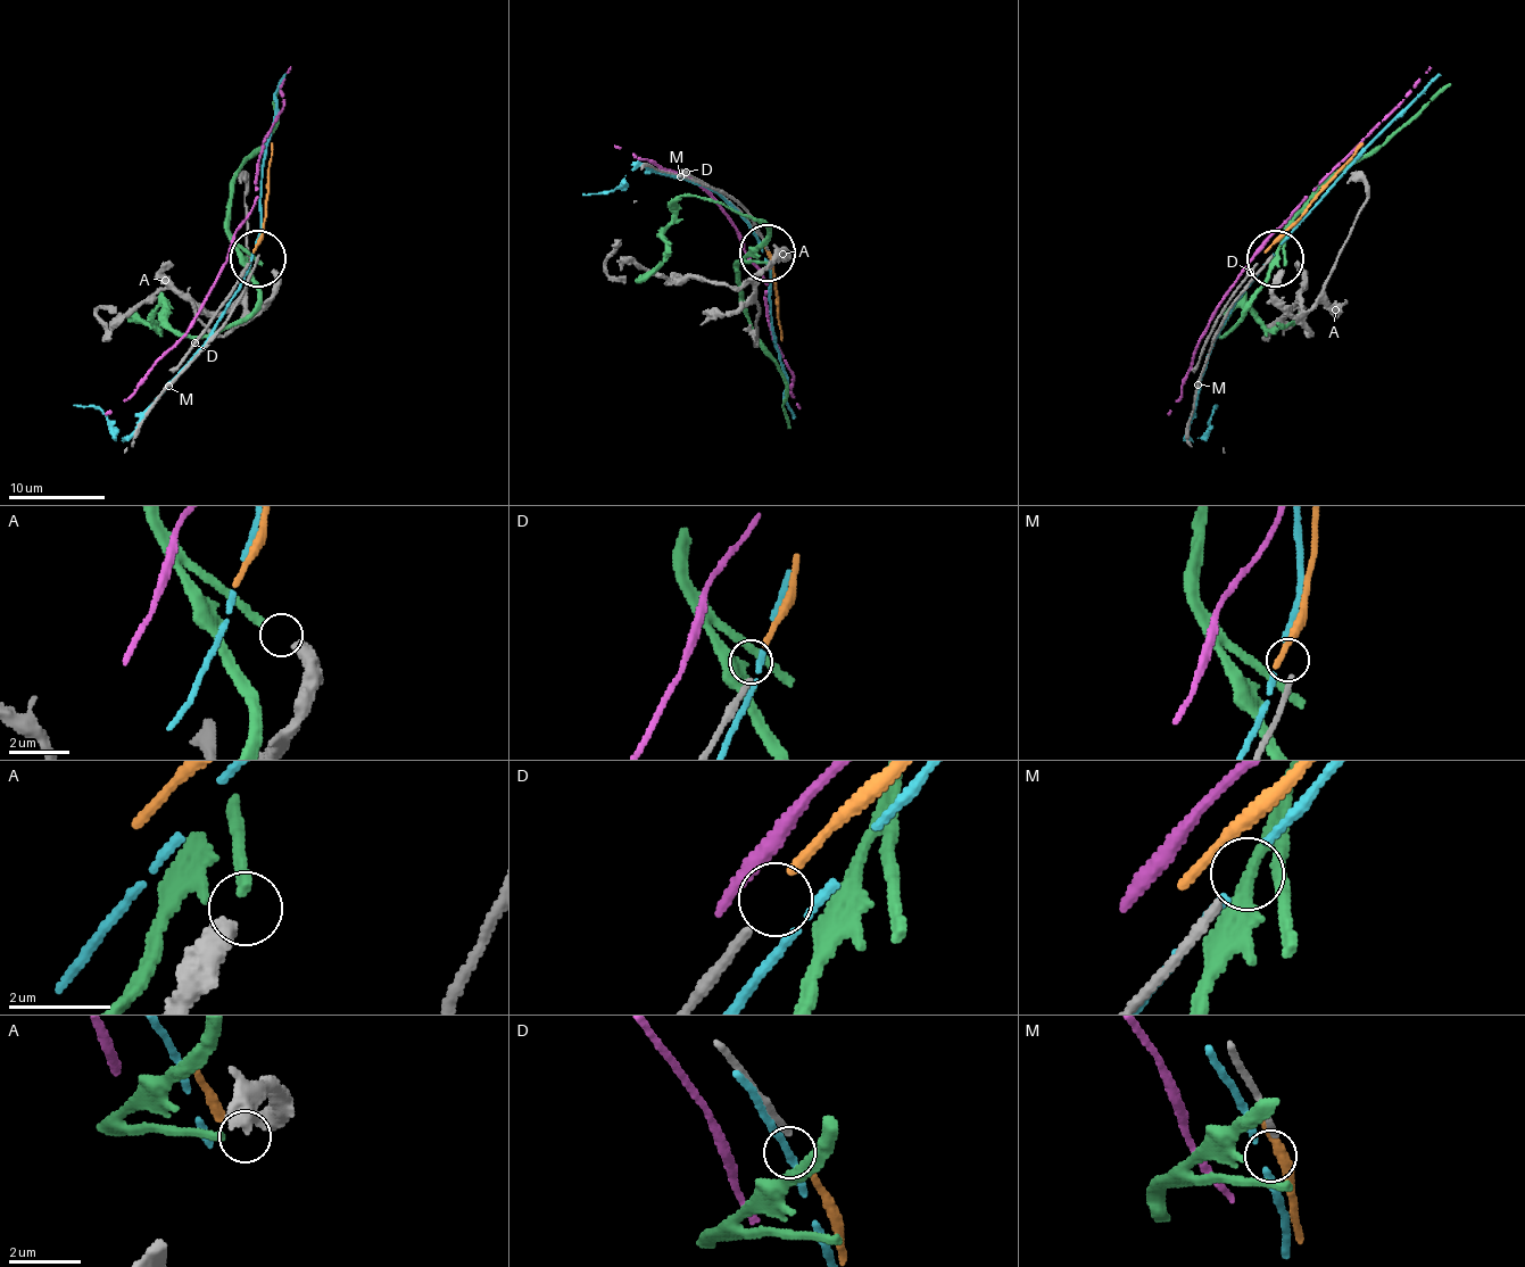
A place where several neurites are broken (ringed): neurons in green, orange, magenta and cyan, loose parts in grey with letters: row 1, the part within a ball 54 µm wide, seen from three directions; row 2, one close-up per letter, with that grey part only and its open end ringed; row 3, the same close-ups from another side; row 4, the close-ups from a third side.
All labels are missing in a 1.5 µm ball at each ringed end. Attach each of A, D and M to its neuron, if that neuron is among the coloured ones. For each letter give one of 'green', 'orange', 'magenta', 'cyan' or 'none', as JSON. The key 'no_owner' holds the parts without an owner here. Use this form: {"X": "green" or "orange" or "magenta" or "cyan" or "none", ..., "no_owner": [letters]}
{"A": "green", "D": "orange", "M": "none", "no_owner": ["M"]}

